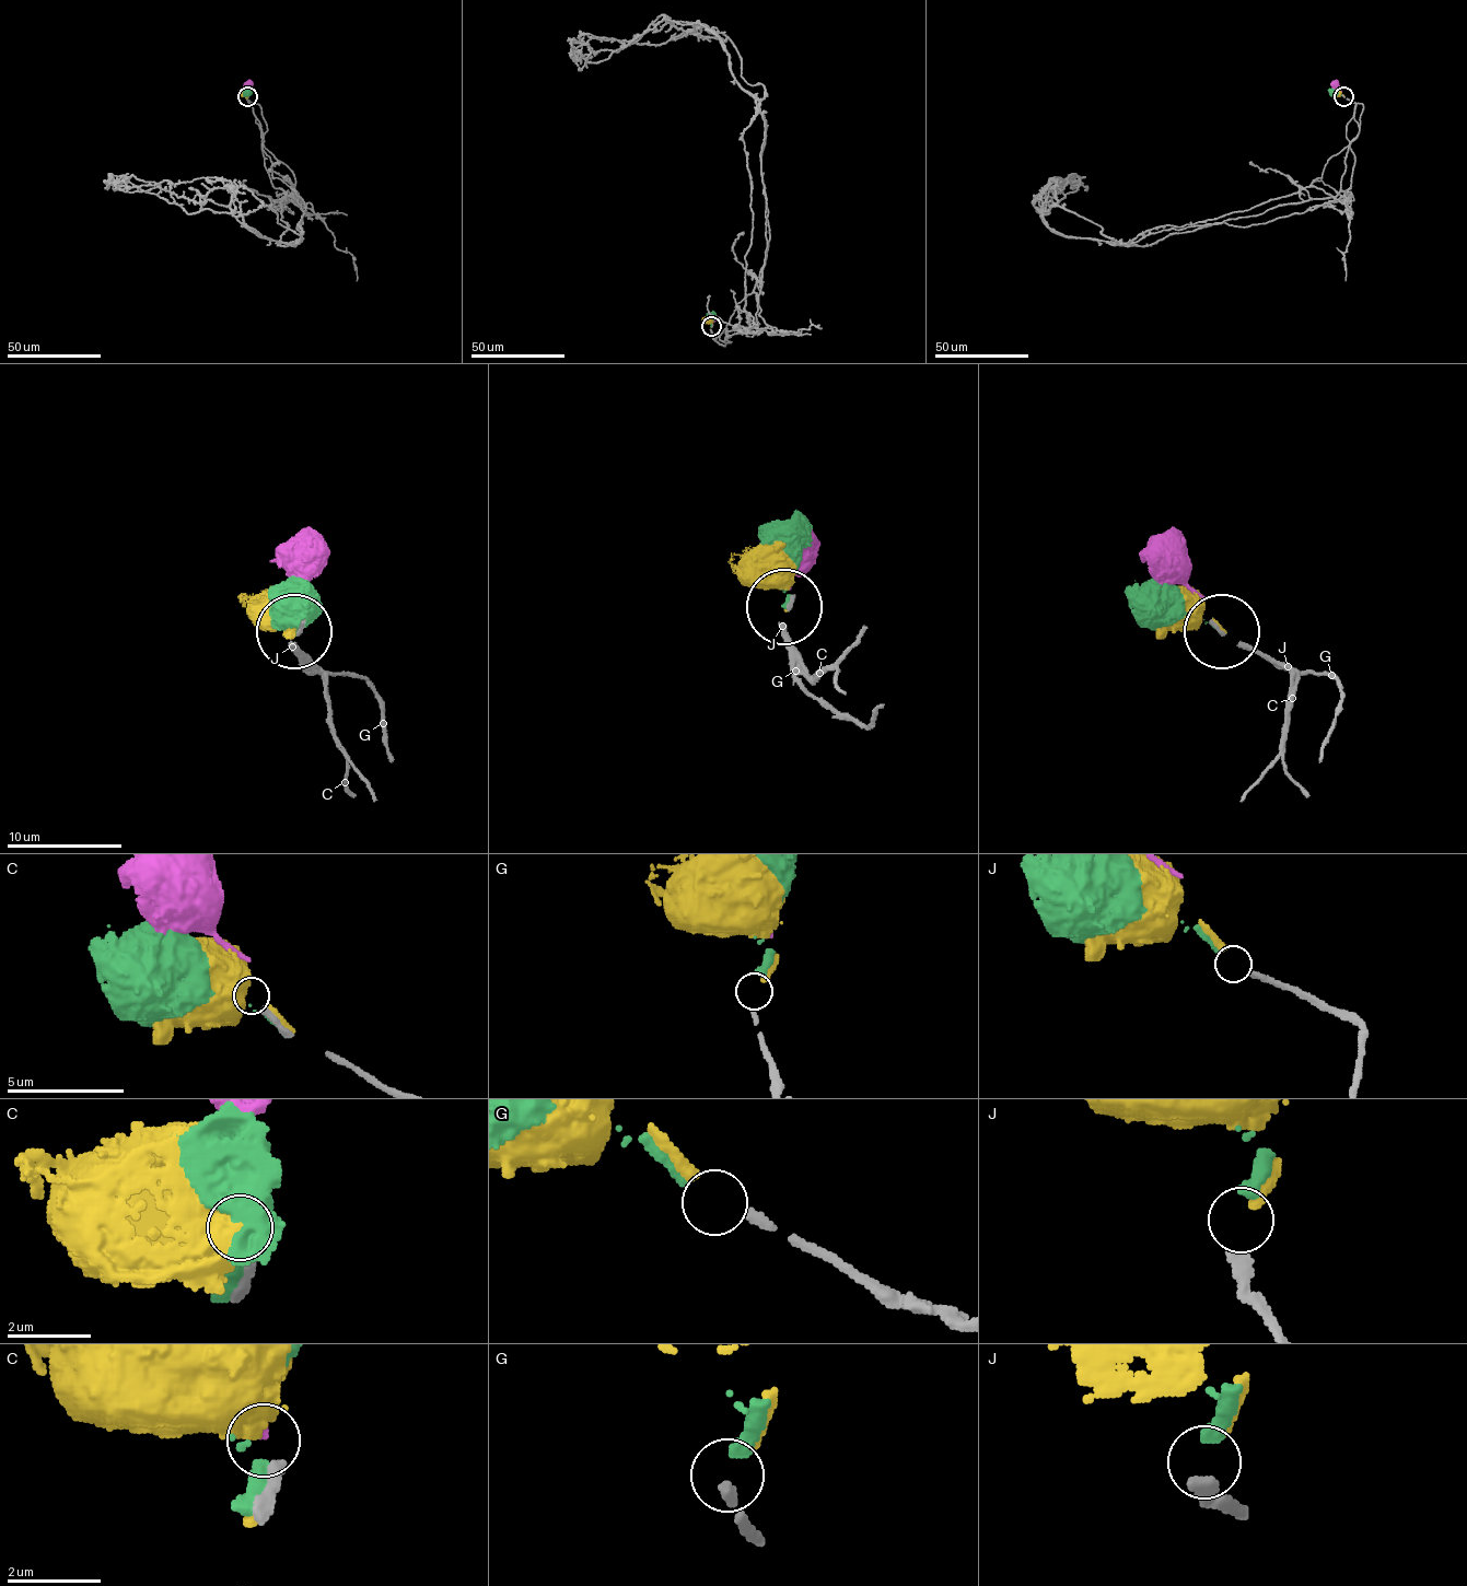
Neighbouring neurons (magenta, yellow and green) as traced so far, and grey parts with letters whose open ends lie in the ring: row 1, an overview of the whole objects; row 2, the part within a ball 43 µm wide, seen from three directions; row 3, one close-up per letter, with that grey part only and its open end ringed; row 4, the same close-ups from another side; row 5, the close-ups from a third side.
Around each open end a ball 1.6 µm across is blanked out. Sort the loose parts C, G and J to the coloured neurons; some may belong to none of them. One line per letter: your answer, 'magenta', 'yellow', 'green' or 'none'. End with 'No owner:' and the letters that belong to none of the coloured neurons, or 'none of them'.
C: none
G: yellow
J: green
No owner: C

